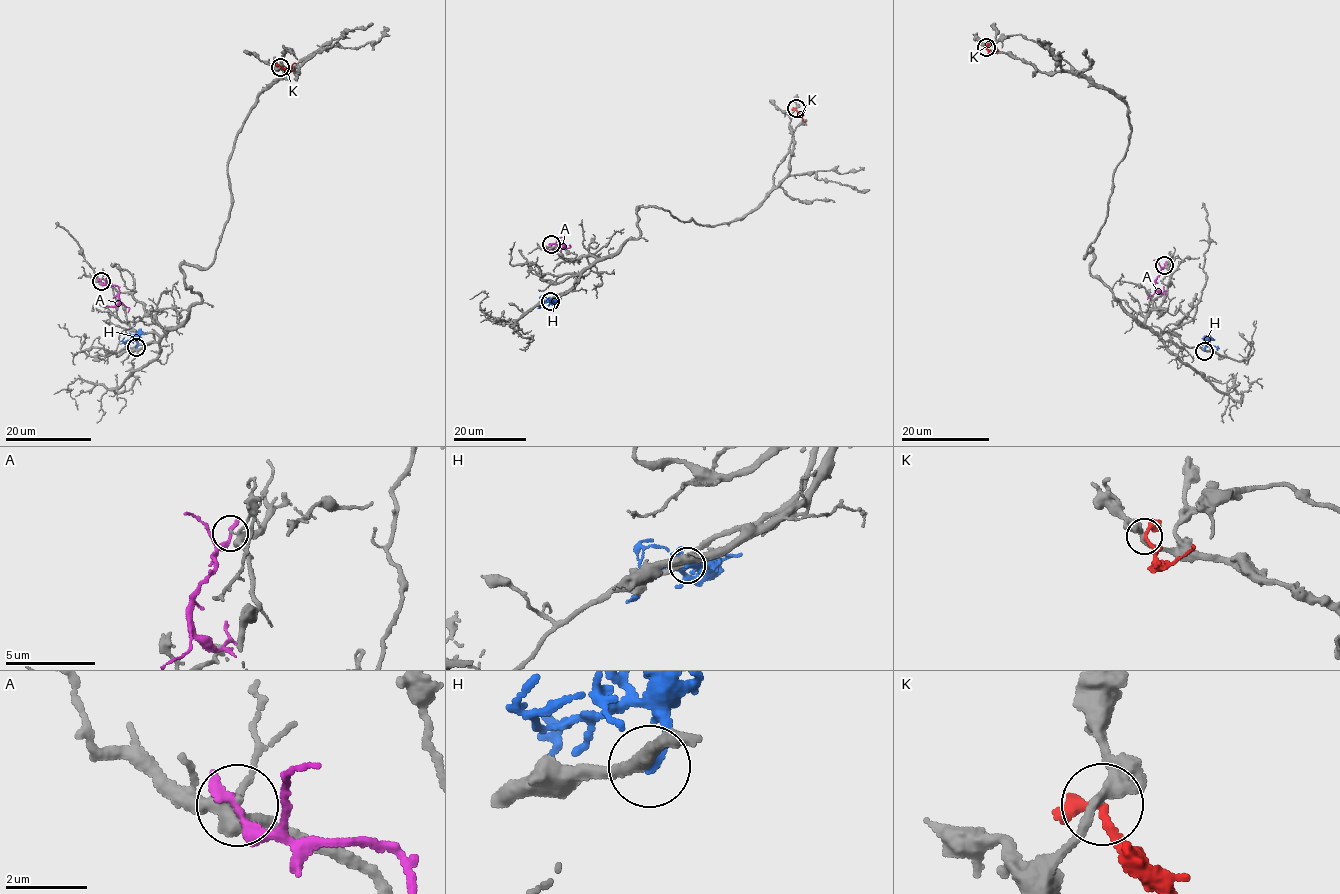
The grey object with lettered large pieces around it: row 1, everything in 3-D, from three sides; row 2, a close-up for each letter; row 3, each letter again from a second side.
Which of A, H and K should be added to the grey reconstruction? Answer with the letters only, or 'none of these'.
none of these

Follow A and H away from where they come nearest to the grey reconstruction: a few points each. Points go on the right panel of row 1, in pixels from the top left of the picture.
A: (1164, 264), (1155, 288), (1161, 293), (1163, 286)
H: (1205, 351), (1208, 343), (1217, 350)

